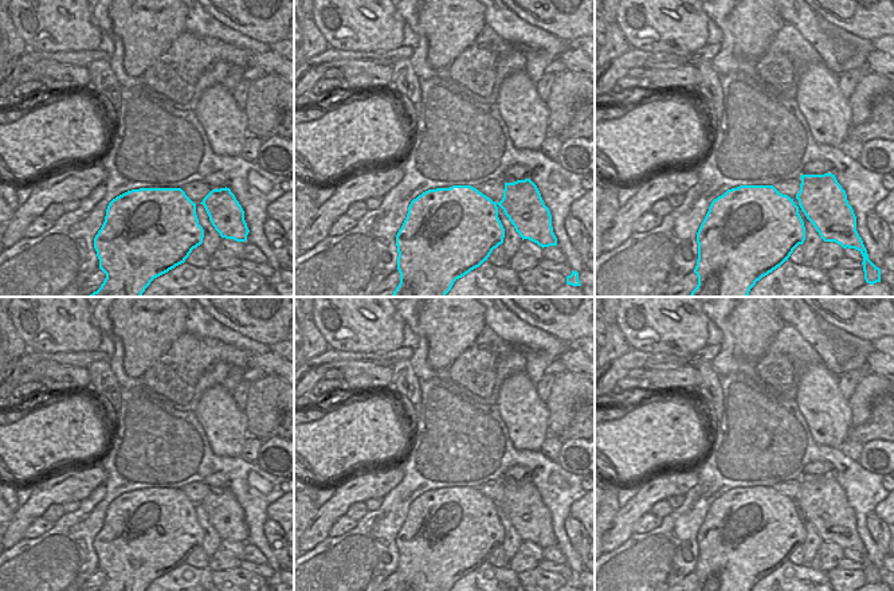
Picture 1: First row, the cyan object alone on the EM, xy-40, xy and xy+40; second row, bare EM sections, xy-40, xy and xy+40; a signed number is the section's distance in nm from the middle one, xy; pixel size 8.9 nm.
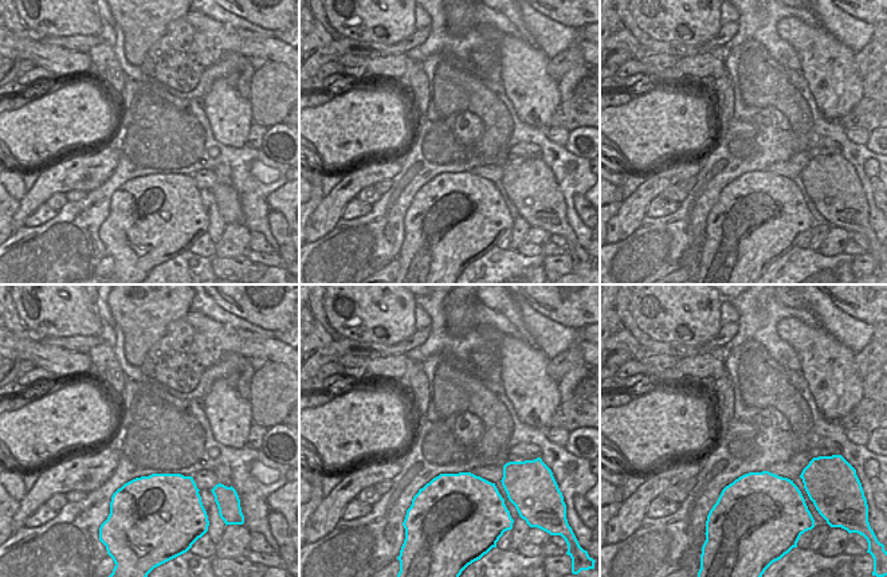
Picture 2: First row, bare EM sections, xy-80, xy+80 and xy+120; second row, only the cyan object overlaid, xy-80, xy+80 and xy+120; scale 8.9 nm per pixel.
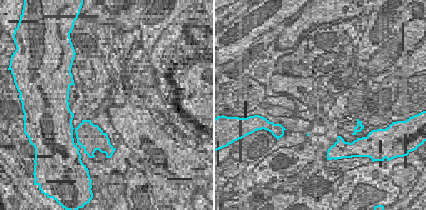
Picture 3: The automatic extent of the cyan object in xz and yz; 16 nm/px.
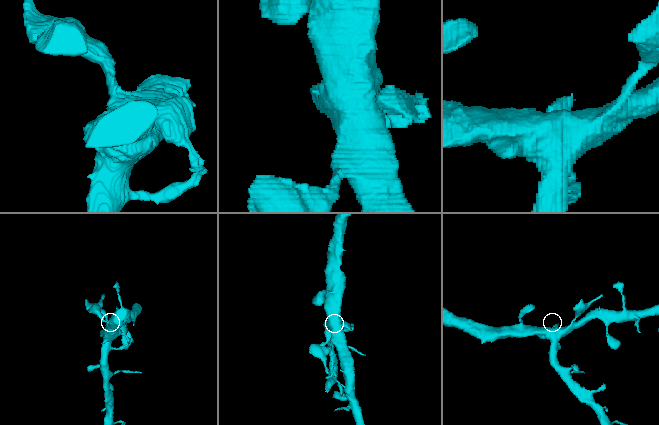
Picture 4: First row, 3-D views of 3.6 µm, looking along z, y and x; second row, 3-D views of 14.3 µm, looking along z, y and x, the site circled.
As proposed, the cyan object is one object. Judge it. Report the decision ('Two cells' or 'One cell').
One cell.

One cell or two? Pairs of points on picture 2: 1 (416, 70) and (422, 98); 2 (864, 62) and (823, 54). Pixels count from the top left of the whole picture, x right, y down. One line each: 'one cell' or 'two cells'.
1: one cell
2: two cells

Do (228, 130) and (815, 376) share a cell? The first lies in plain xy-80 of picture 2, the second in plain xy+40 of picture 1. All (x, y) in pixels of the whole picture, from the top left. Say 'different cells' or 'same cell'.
same cell

